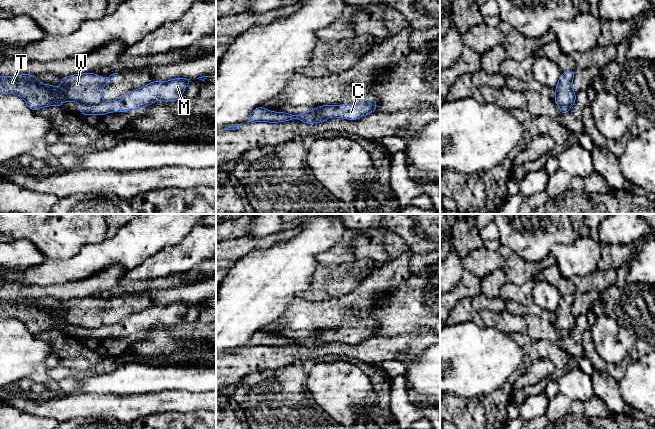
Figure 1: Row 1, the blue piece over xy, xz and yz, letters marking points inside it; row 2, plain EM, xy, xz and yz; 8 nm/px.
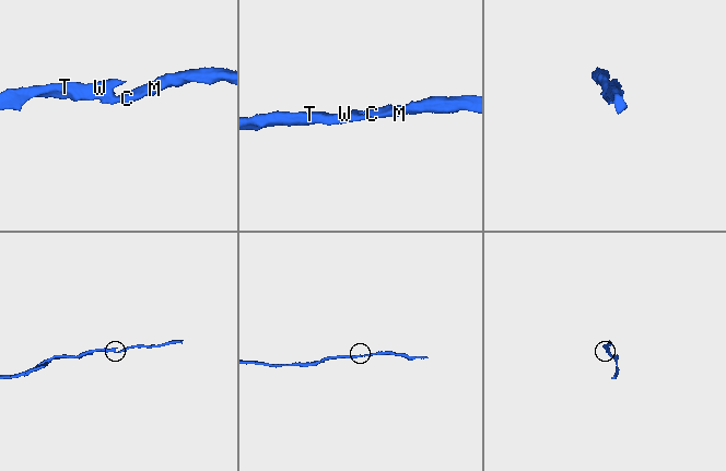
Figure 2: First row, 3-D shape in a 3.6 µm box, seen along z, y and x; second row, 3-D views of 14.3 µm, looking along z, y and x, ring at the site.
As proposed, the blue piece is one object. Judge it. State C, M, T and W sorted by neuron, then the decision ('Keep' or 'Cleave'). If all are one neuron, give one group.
Groups: C M / T W. Cleave

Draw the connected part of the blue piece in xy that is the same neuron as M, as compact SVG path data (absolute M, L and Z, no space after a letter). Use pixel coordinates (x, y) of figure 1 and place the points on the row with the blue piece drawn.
M175 78L166 82L153 81L140 89L135 89L109 102L101 102L97 105L81 104L82 108L79 113L102 116L111 112L128 112L147 107L156 100L176 101L183 95L191 80L188 78Z

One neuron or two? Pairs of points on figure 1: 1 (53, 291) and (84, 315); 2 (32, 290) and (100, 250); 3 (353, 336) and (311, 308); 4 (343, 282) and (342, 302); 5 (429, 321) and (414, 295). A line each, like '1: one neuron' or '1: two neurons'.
1: two neurons
2: two neurons
3: one neuron
4: two neurons
5: one neuron

